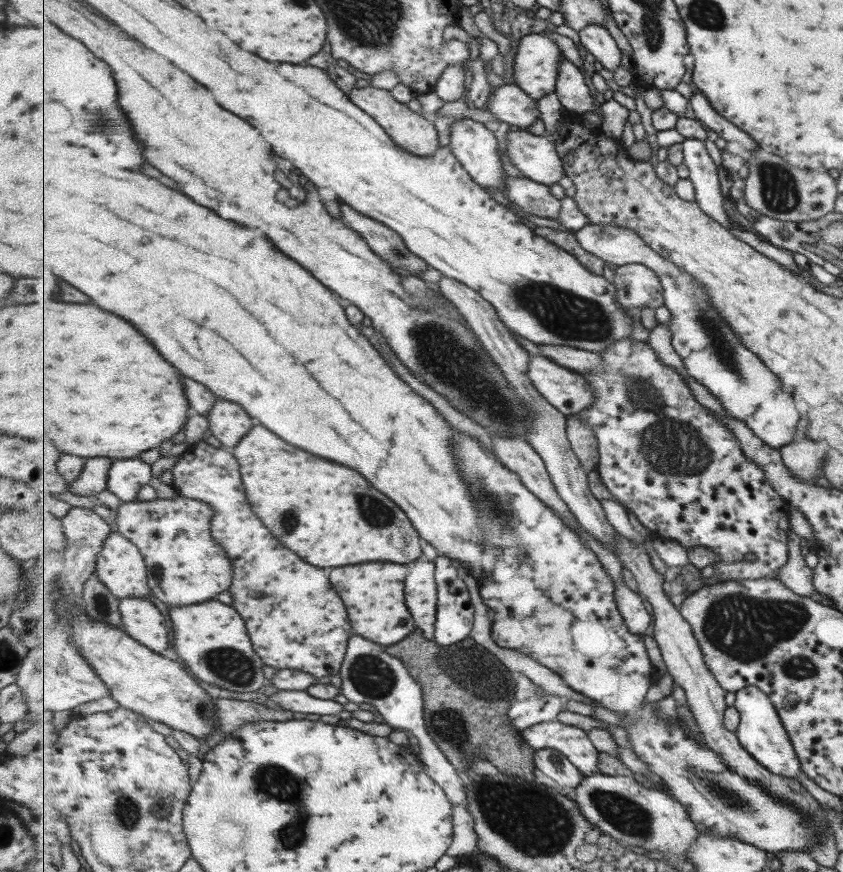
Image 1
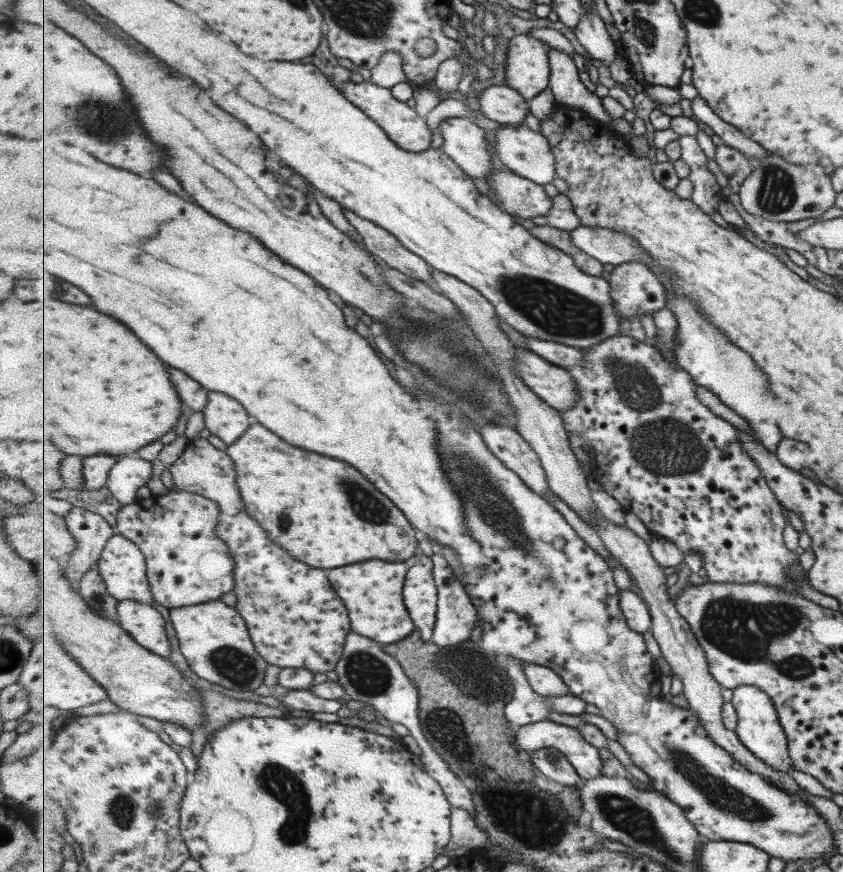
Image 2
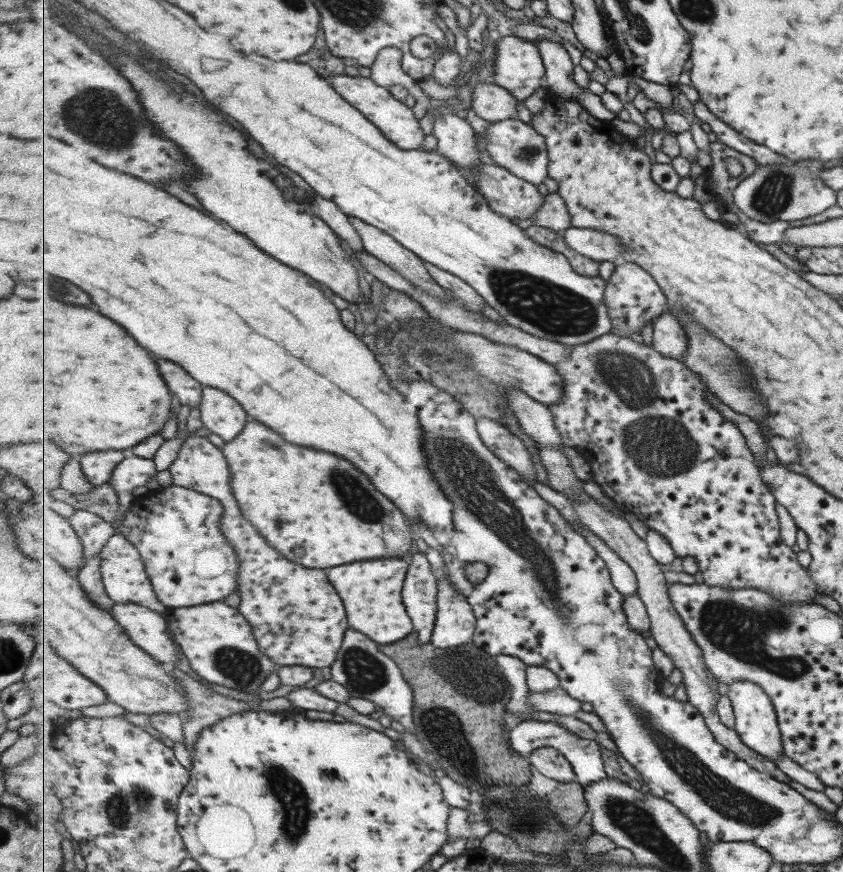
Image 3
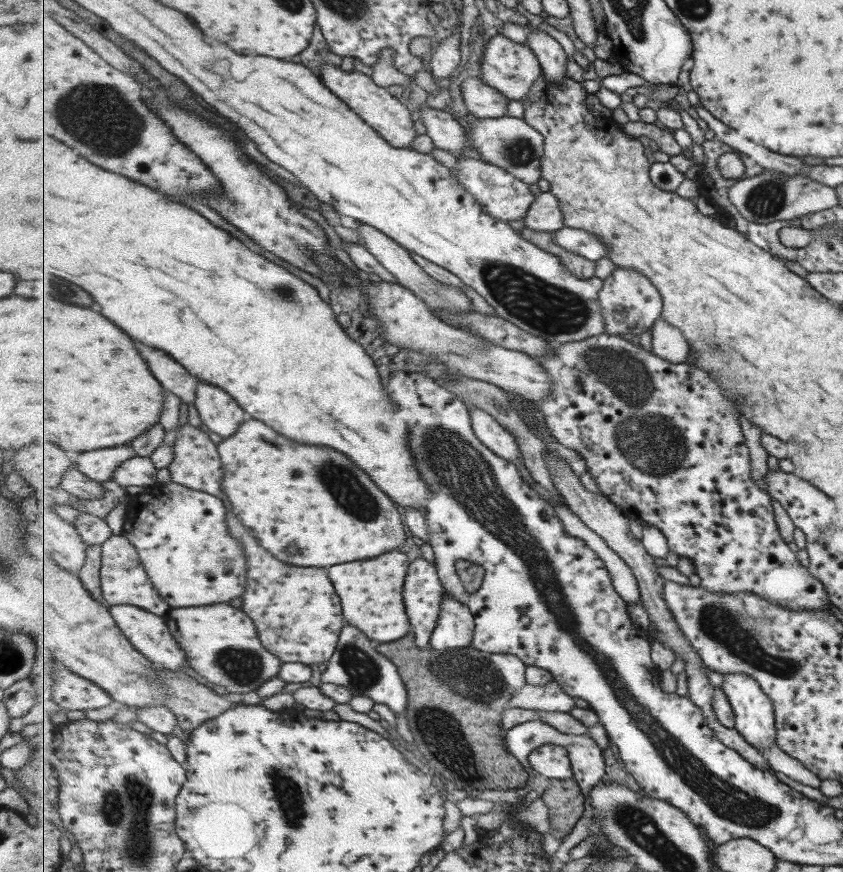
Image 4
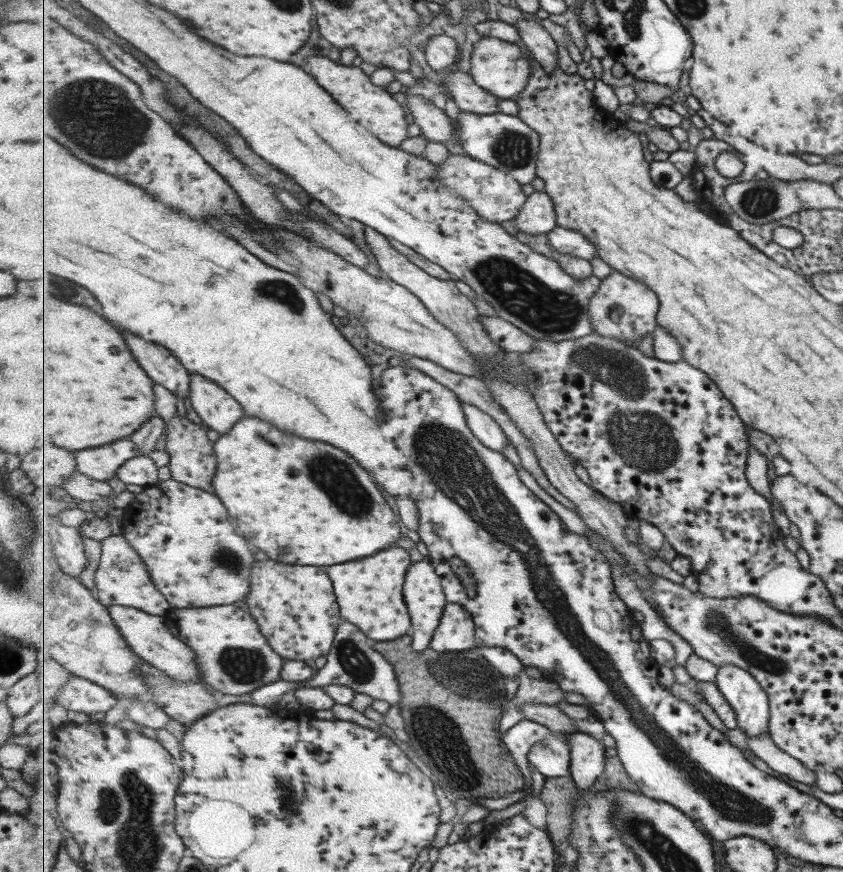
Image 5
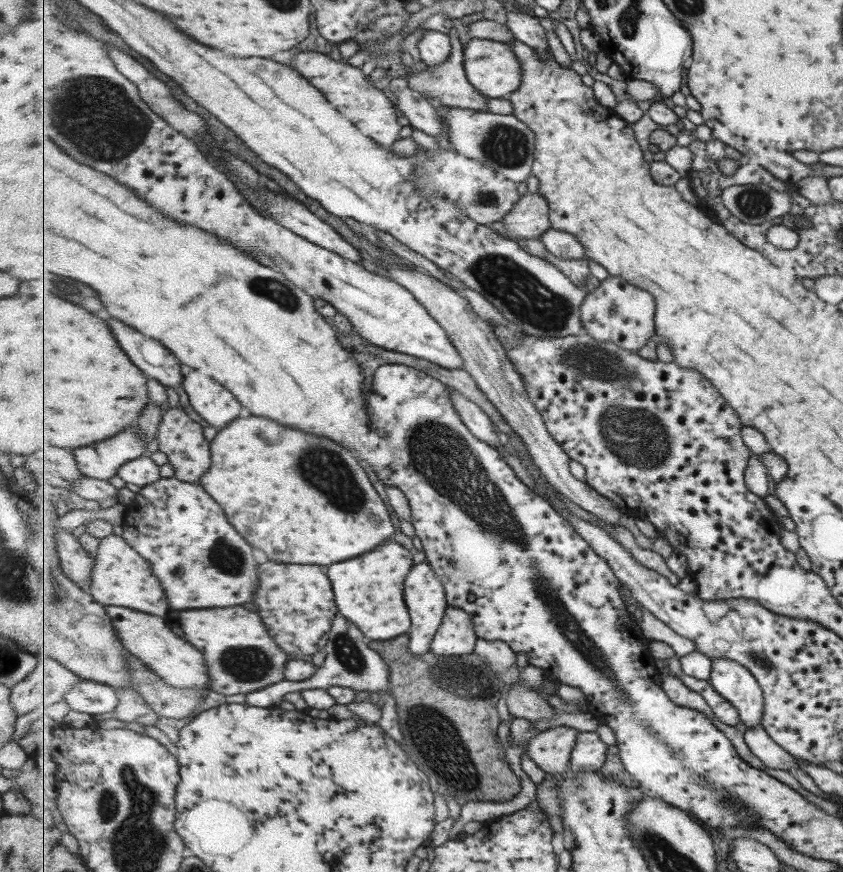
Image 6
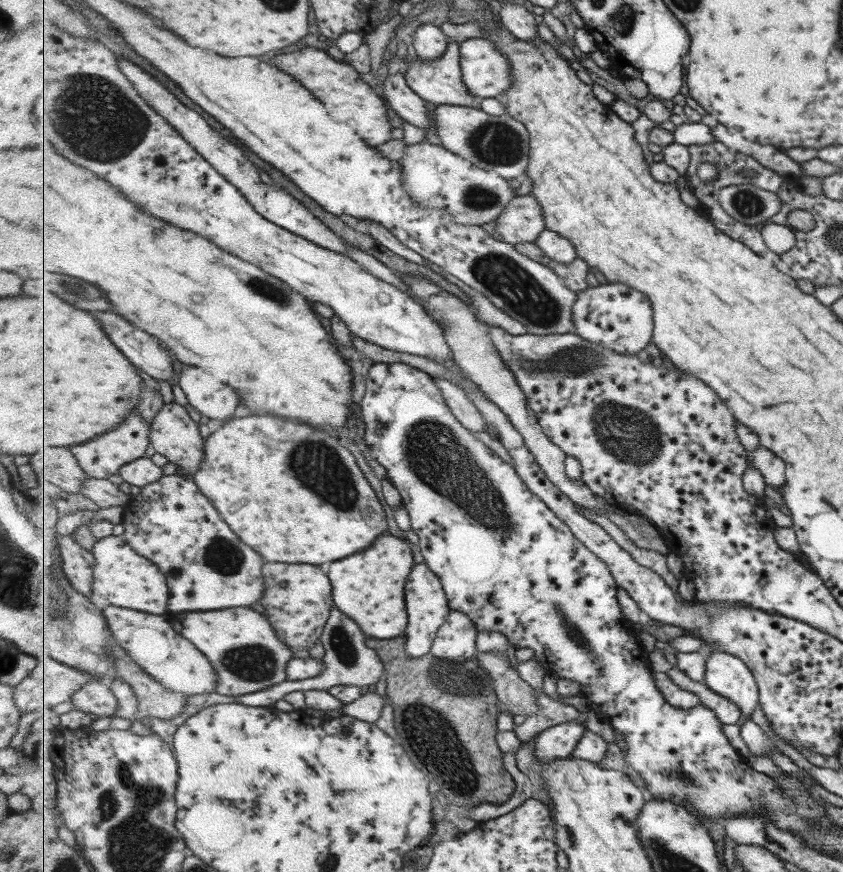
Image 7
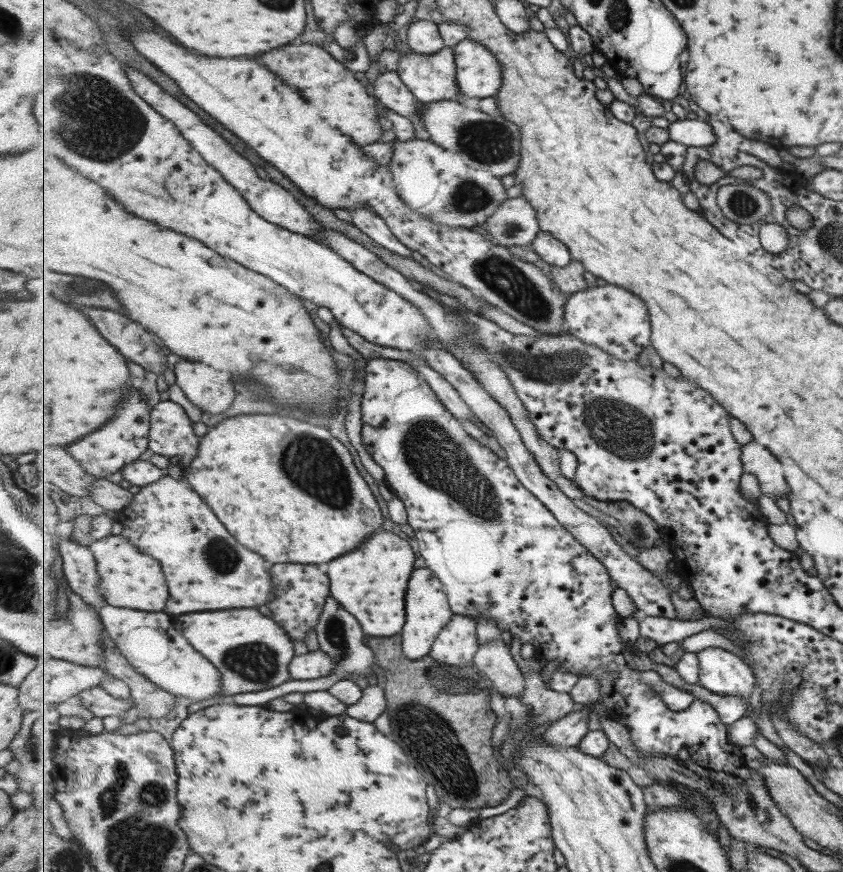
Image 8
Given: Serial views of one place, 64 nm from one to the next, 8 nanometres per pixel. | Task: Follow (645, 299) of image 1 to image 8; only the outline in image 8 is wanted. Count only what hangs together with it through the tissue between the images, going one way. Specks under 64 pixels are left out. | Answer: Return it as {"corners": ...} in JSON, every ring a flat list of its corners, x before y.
{"corners":[[606,284,570,294,566,325,571,335,587,344,600,346,624,362,637,361,639,354,652,342,652,320,647,302,619,285]]}

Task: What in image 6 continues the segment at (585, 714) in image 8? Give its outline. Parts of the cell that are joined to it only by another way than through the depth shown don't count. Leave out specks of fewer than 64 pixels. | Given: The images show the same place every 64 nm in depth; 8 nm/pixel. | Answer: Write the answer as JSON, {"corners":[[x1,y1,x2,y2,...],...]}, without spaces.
{"corners":[[565,725,547,729,531,740,527,748,528,757,546,776,567,773,580,734,581,730]]}

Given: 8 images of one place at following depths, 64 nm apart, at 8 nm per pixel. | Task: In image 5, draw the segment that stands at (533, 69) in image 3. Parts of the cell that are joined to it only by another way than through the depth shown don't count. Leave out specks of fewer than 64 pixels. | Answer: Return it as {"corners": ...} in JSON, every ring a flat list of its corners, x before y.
{"corners":[[497,37,481,38,471,52,471,75,479,87,502,99,520,97,528,89,532,77,532,62,524,47]]}

